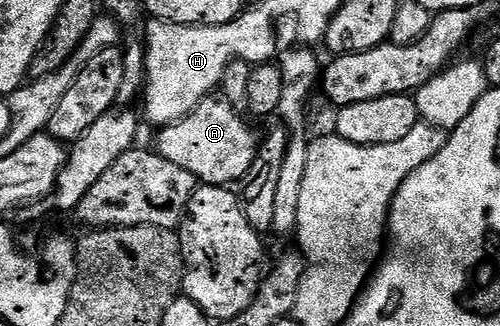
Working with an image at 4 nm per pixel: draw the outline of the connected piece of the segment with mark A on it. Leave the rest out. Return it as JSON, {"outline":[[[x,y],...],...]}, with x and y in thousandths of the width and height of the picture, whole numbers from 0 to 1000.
{"outline":[[[444,301],[404,307],[386,340],[350,380],[328,380],[316,396],[318,420],[306,442],[308,463],[316,466],[322,485],[338,485],[338,497],[354,497],[362,521],[378,521],[378,534],[386,534],[392,555],[406,564],[468,567],[468,552],[470,561],[484,555],[506,509],[522,439],[520,420],[510,420],[508,399],[490,371],[478,368],[478,356],[480,347]]]}

